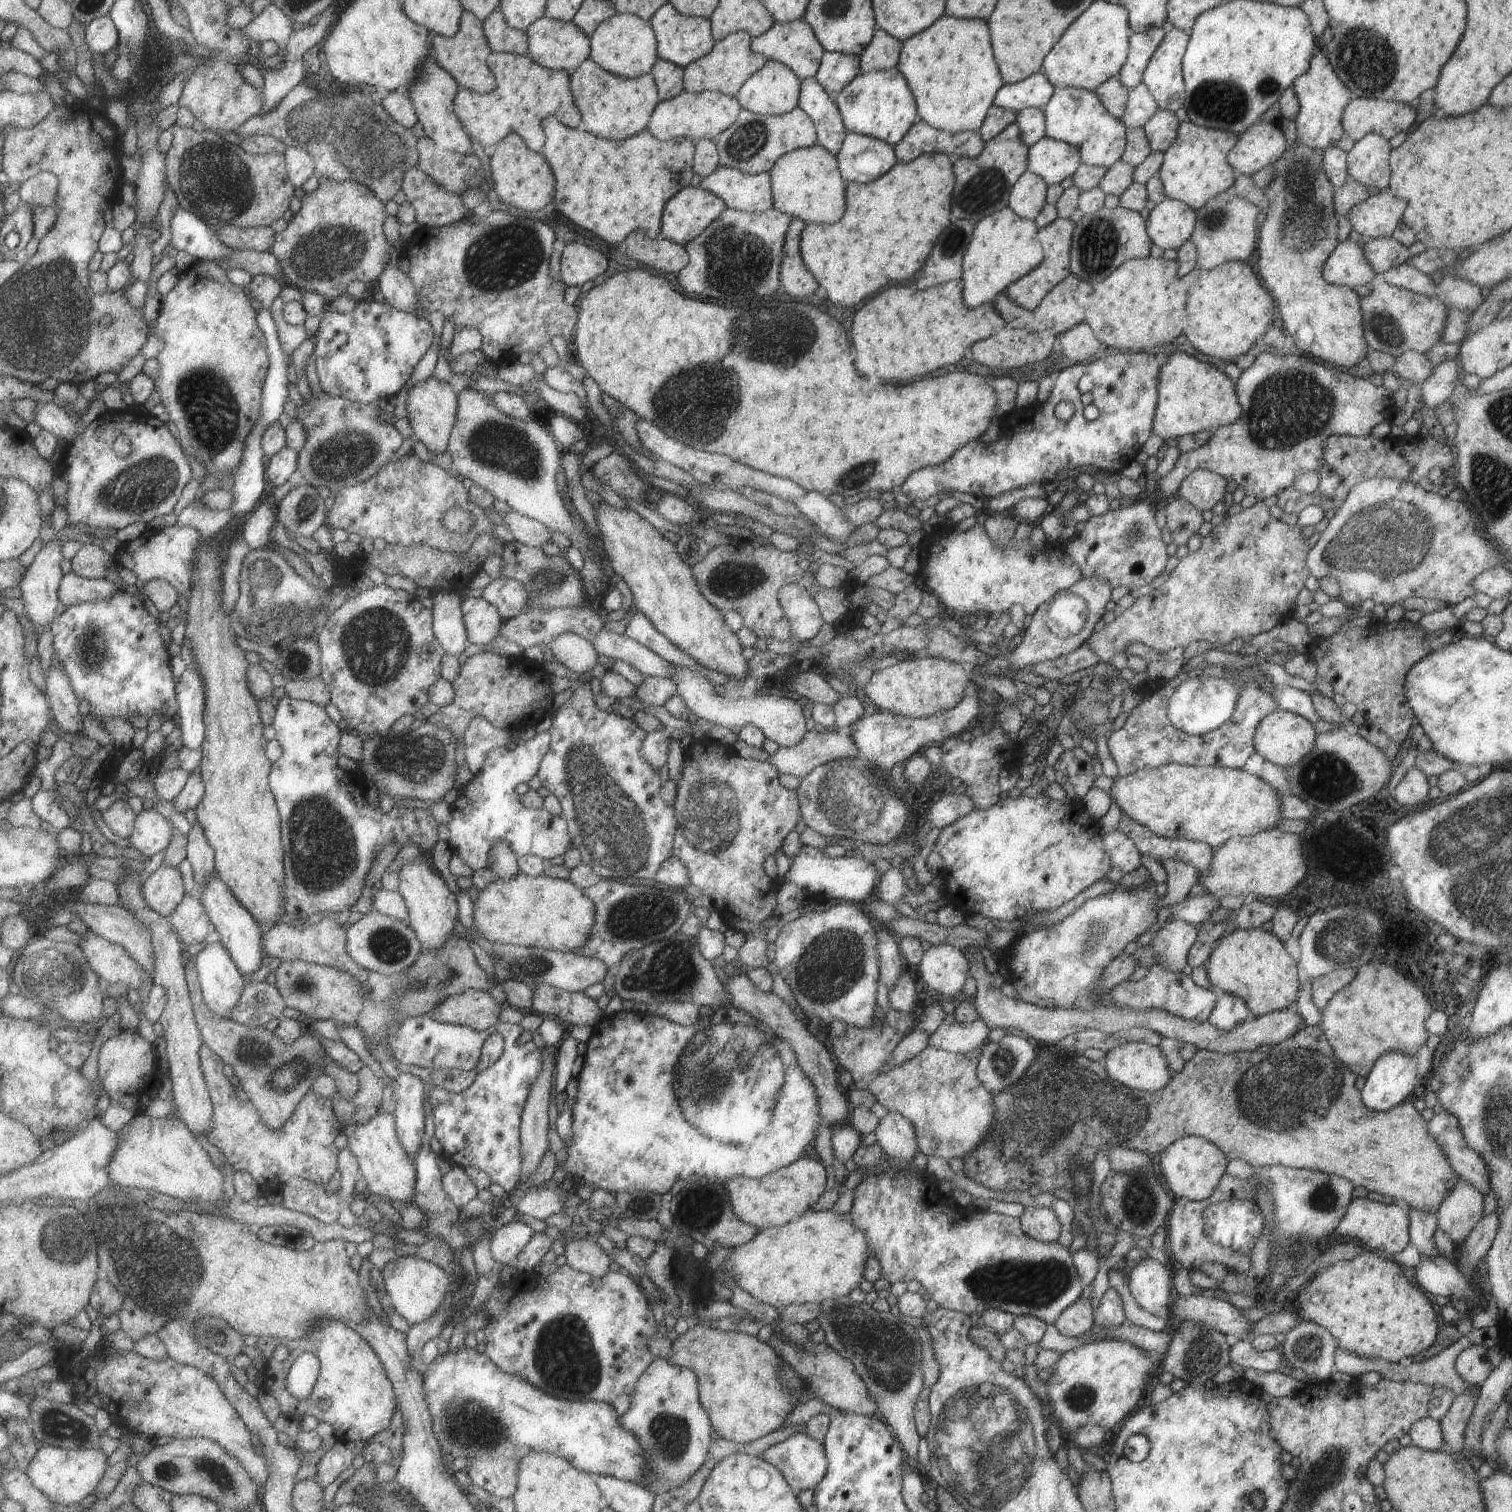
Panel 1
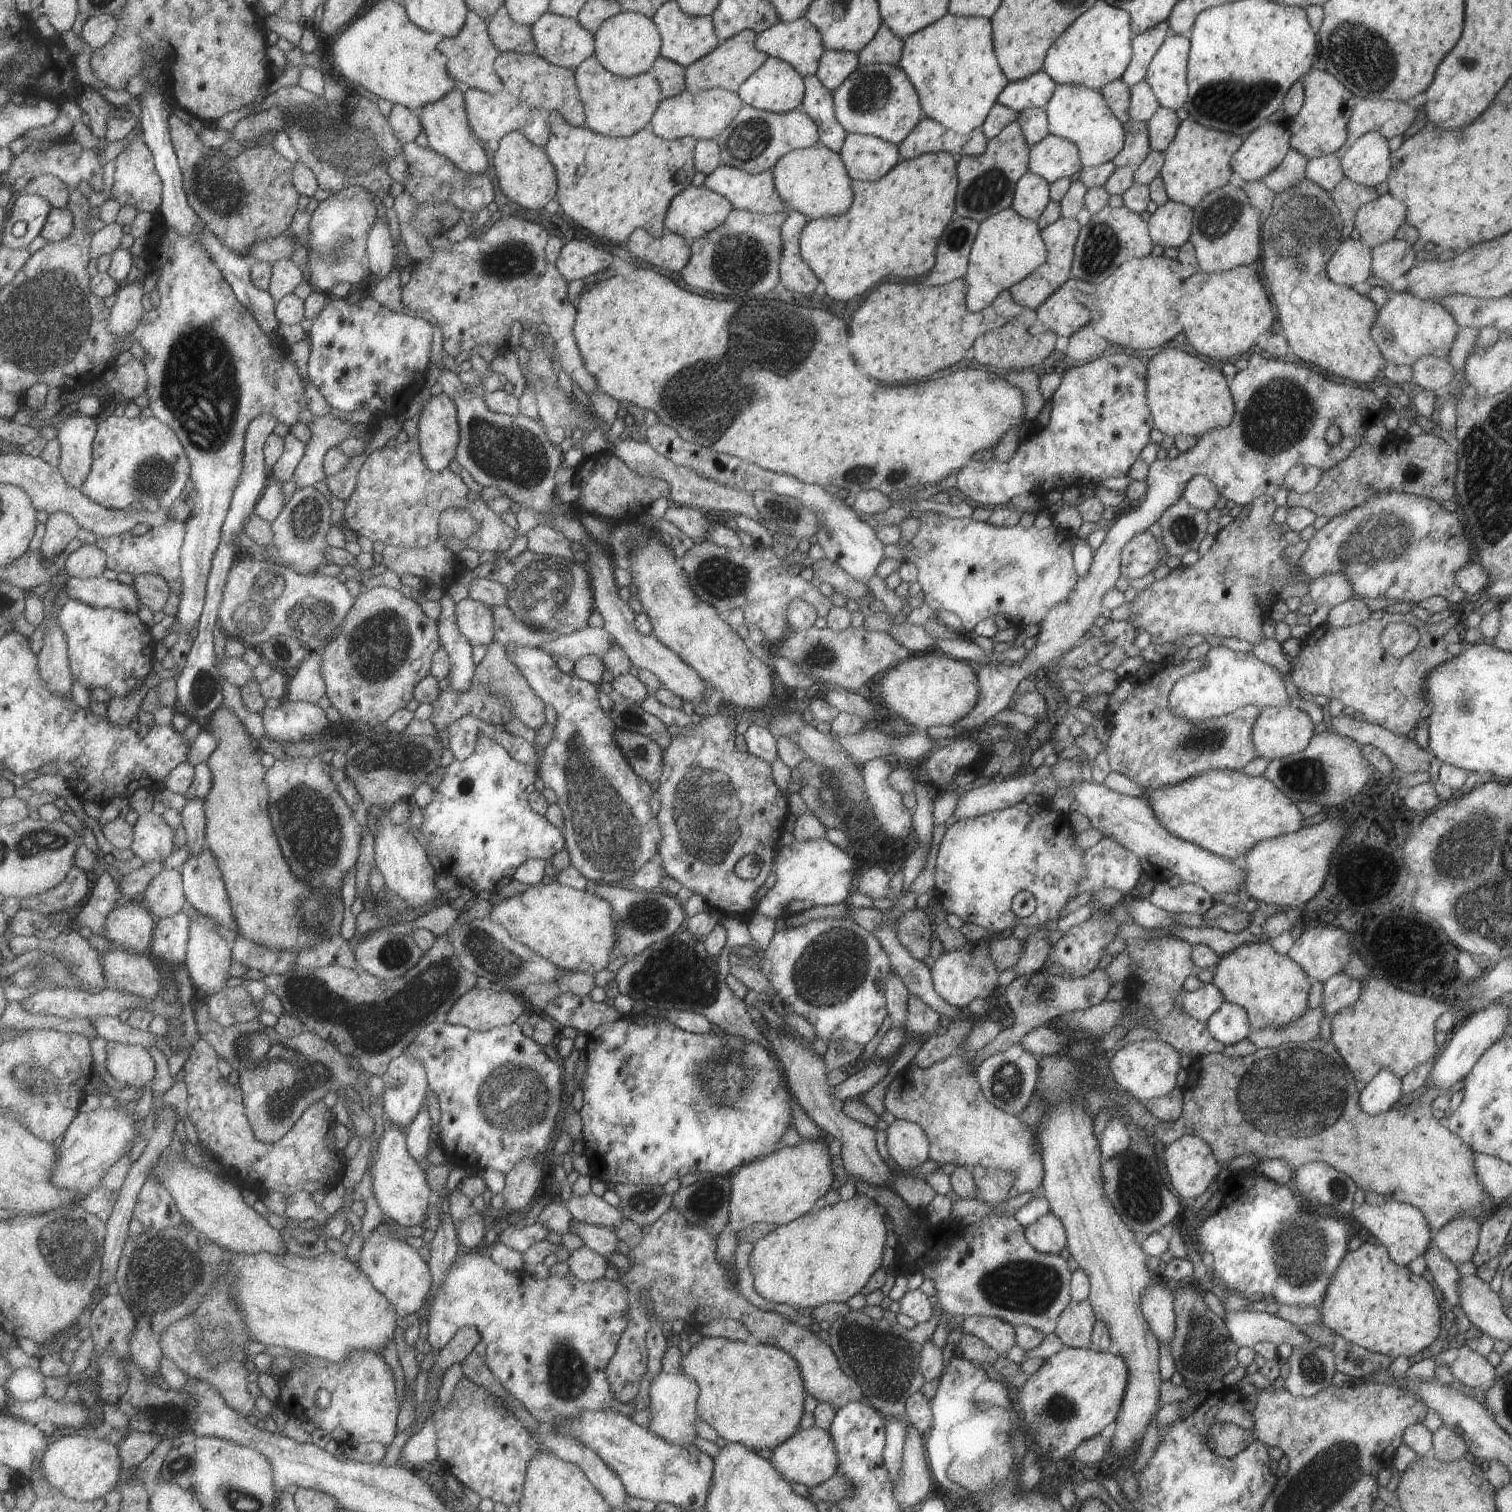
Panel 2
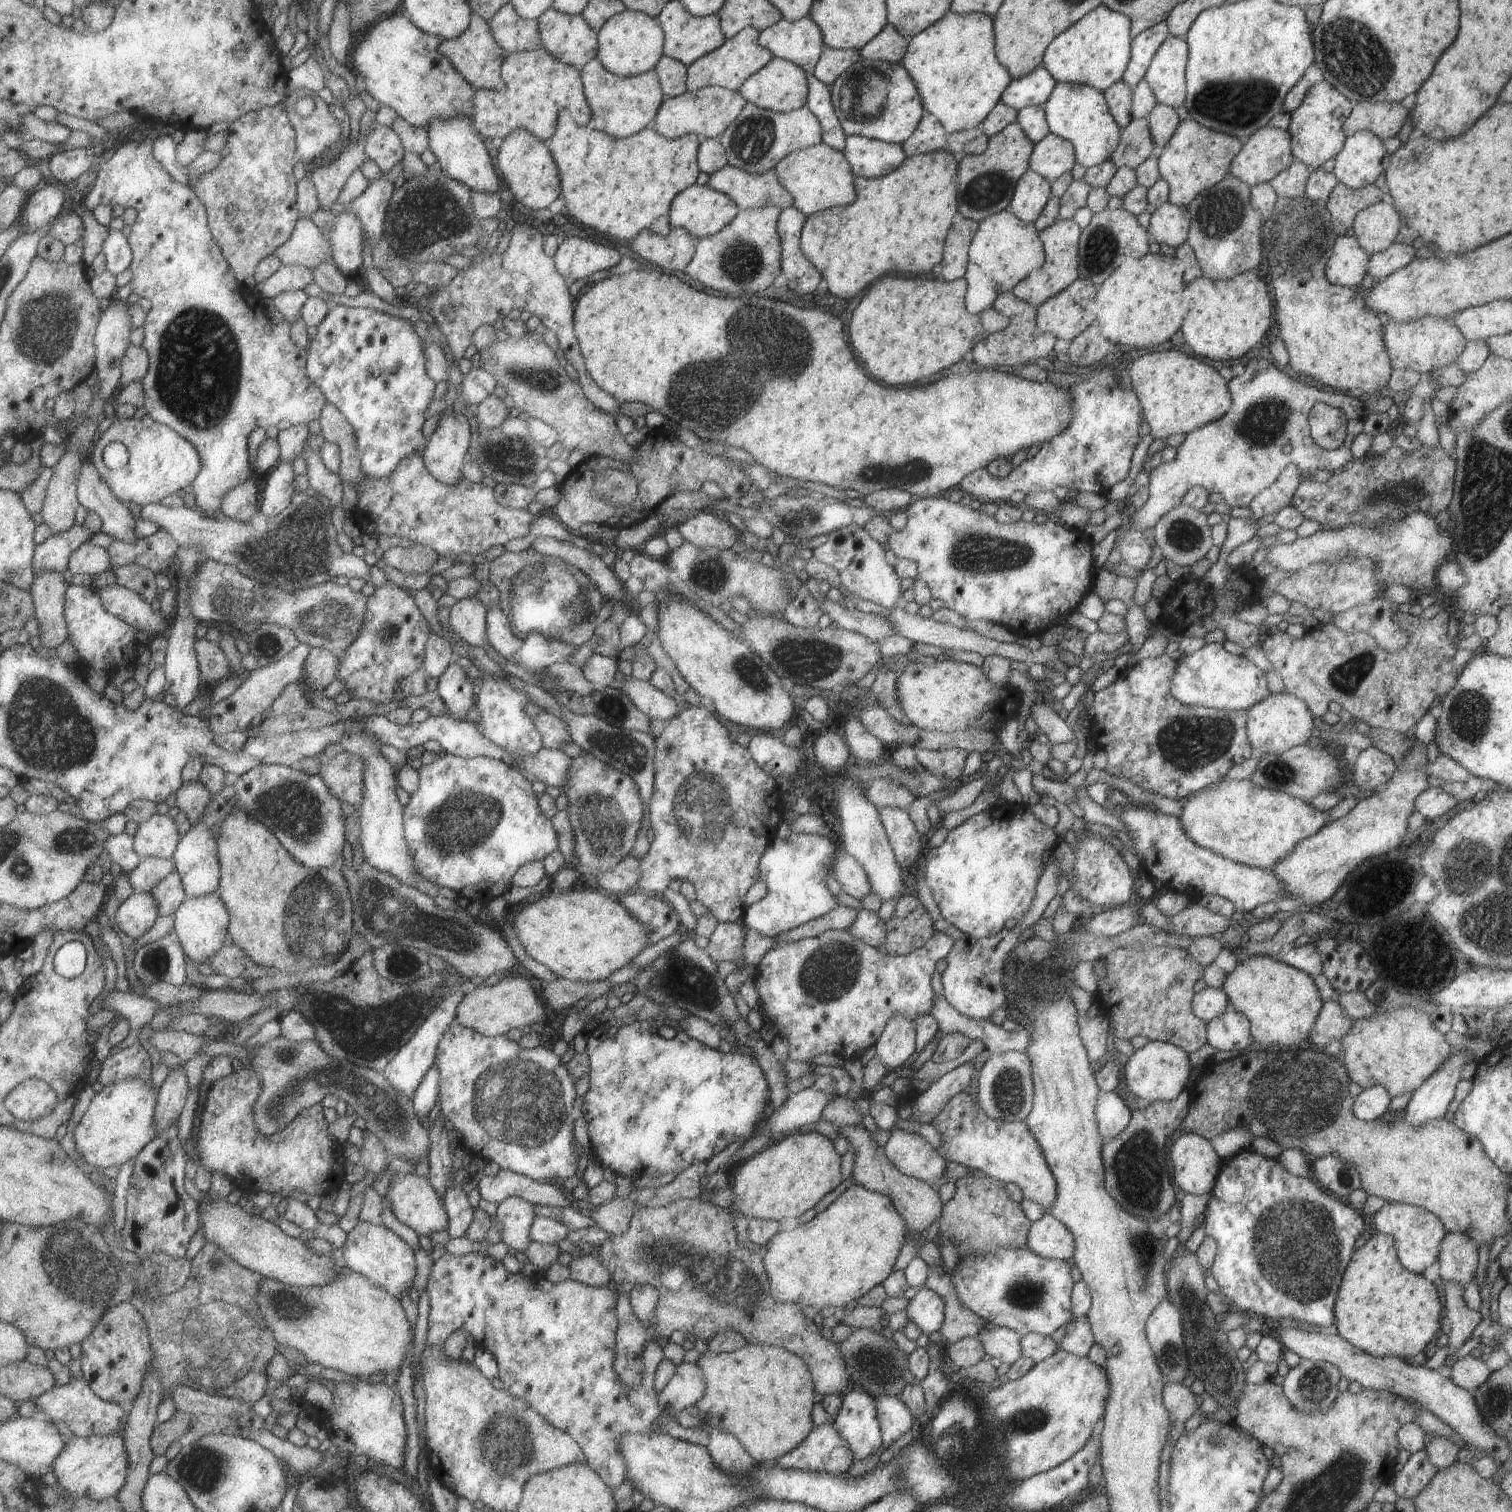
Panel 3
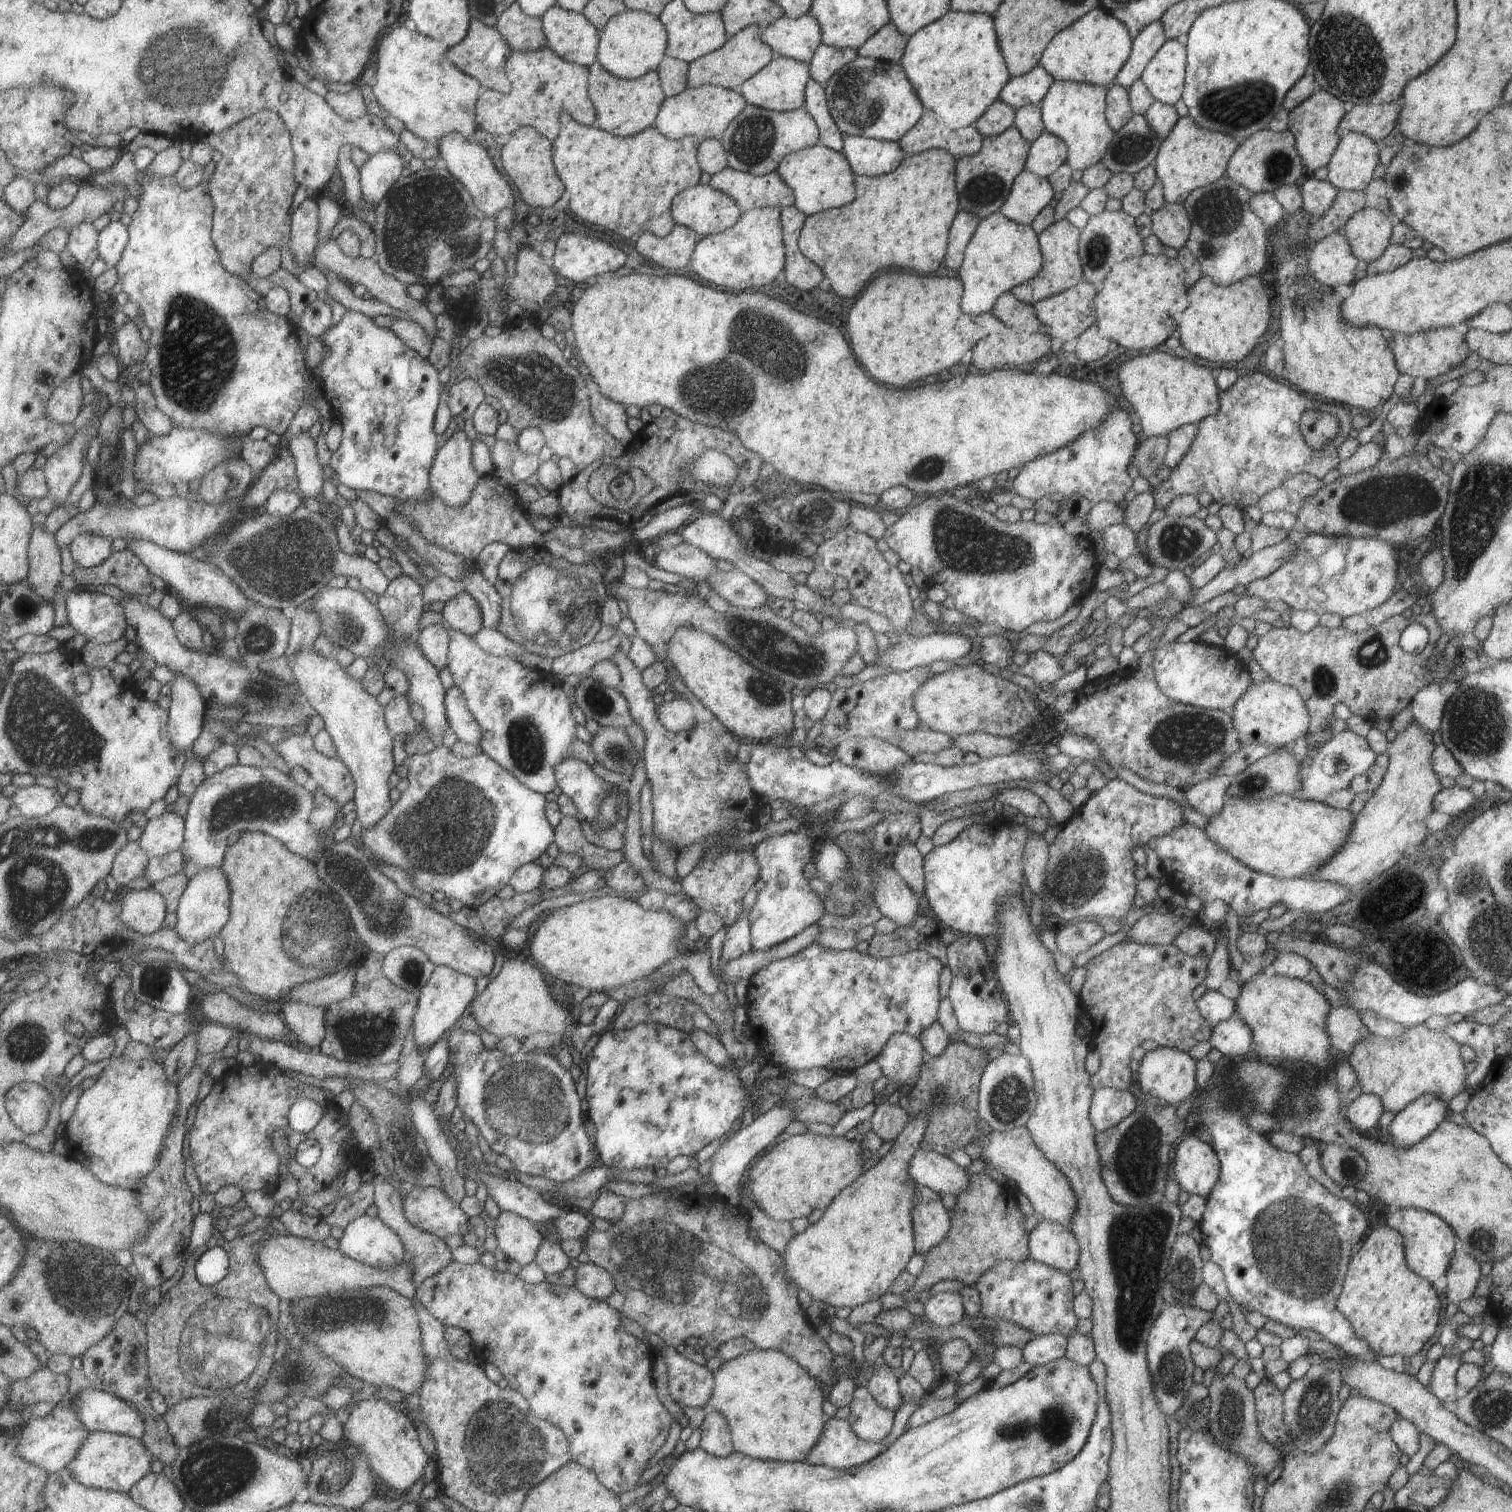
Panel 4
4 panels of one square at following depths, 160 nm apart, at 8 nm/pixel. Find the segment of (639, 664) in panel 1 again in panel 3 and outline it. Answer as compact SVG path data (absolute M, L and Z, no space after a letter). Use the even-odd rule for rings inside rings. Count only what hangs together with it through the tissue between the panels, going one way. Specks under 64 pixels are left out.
M528 634L518 648L515 658L517 664L531 672L535 669L547 668L555 662L565 661L578 647L546 637L544 634Z

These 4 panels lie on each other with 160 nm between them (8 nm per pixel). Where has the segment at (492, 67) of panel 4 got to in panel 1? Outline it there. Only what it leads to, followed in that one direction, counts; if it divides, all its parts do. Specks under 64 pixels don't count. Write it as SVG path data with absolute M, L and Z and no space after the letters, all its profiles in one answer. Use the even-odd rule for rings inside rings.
M463 10L457 32L452 37L432 33L430 46L436 63L453 77L459 88L479 94L487 94L495 88L496 80L486 63L486 58L492 50L485 40L482 20L479 20L473 13Z

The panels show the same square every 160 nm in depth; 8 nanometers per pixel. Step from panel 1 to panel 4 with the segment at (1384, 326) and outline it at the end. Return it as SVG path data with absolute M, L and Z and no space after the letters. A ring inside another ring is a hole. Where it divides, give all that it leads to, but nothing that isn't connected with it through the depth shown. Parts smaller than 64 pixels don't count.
M1457 326L1437 327L1408 335L1392 333L1392 337L1387 341L1387 346L1394 356L1399 374L1405 373L1413 378L1421 376L1426 380L1438 378L1440 374L1446 374L1470 353L1465 337Z

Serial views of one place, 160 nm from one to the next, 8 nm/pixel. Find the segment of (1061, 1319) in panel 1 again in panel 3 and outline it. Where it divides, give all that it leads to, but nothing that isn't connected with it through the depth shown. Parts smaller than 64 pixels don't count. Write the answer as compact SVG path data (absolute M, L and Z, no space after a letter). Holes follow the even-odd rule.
M1086 1315L1072 1316L1064 1325L1066 1329L1058 1348L1080 1357L1085 1356L1090 1346L1095 1343Z

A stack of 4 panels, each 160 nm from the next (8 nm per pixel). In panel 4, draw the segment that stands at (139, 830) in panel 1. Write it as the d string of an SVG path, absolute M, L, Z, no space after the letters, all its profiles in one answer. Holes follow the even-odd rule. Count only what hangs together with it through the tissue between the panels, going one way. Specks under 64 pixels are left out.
M165 812L149 820L139 841L152 859L181 849L185 842L185 833L186 819L175 812Z

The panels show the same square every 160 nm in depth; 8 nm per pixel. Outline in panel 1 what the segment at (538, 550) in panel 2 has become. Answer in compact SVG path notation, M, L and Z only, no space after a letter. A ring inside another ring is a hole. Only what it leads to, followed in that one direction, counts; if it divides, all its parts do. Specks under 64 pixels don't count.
M513 510L501 515L502 524L513 535L515 541L528 547L539 547L550 542L548 528L538 520L523 516Z

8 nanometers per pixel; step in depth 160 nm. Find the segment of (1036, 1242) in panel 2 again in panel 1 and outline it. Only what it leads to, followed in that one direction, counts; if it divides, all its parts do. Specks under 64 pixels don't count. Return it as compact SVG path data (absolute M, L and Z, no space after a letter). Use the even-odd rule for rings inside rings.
M1024 1207L1017 1218L1022 1232L1041 1242L1055 1242L1062 1229L1051 1207Z

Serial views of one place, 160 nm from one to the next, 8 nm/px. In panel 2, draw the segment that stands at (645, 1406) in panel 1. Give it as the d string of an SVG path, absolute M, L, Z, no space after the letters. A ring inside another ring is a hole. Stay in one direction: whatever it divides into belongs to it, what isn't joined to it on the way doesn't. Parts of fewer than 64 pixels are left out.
M659 1371L650 1382L648 1395L650 1405L650 1421L647 1428L662 1438L665 1442L673 1443L682 1447L683 1445L693 1445L695 1433L695 1420L699 1420L696 1410L696 1403L699 1394L698 1384L682 1372L666 1373Z

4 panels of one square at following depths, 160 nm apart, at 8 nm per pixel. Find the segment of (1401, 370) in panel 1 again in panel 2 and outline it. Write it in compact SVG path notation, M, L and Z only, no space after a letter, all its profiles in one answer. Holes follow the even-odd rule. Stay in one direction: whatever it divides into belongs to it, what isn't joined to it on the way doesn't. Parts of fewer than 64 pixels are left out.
M1431 355L1417 357L1410 364L1411 382L1420 388L1443 392L1453 376L1453 369L1445 358Z

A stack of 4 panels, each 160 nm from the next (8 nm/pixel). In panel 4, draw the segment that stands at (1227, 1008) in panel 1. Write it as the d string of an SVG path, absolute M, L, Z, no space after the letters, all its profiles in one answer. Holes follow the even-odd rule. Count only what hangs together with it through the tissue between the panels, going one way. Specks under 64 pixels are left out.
M1234 1015L1227 1020L1212 1025L1210 1039L1213 1048L1216 1048L1227 1062L1235 1062L1248 1056L1251 1048L1251 1029L1238 1016Z

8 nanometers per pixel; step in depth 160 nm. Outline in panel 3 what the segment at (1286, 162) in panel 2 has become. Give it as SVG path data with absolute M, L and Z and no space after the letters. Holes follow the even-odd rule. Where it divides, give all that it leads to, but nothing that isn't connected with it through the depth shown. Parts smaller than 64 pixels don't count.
M1294 159L1288 167L1285 167L1285 170L1279 171L1279 174L1276 174L1268 183L1278 197L1302 197L1310 171L1310 167Z

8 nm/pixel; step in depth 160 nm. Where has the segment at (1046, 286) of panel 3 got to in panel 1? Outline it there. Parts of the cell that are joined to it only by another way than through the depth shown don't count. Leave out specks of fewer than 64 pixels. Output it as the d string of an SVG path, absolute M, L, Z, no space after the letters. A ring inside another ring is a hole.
M1057 217L1047 226L1038 229L1036 239L1042 246L1043 258L1041 262L1036 267L1033 267L1033 270L1030 270L1025 276L1008 284L1002 290L1013 304L1032 311L1043 300L1043 297L1049 290L1070 273L1070 242L1073 227L1074 222L1071 219Z

